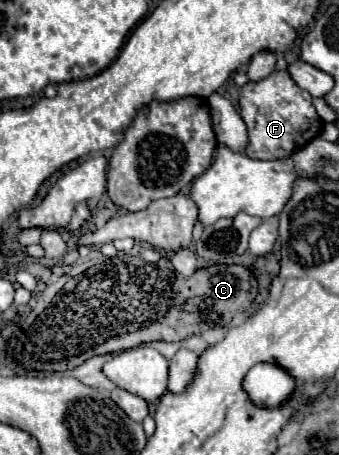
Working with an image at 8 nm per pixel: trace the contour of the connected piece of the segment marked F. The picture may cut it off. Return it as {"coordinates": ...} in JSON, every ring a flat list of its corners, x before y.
{"coordinates":[[274,71,260,81,248,81,240,91,240,115,250,135,250,145,246,149,248,157,284,159,320,135,322,121,312,105,312,95,300,89,290,79,288,71]]}

